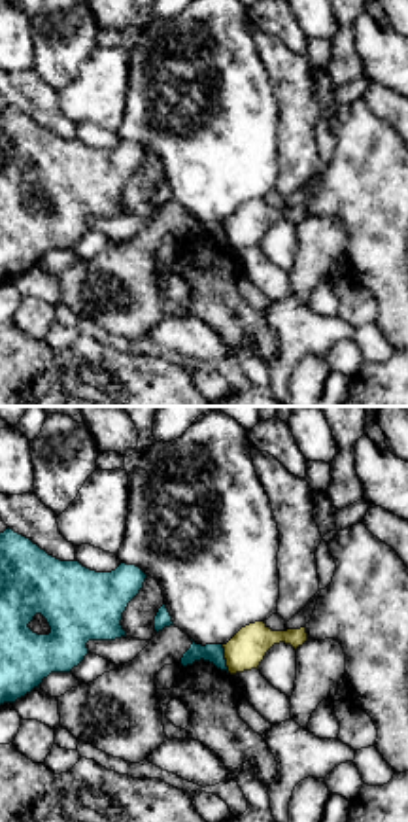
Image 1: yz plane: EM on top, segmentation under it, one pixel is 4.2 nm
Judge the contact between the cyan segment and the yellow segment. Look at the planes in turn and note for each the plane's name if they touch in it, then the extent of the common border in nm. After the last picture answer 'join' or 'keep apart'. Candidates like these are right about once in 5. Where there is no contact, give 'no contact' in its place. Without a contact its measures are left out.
yz | 120 nm

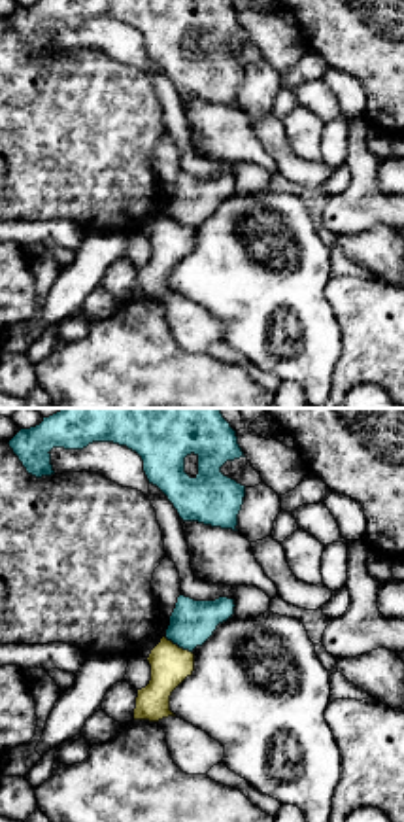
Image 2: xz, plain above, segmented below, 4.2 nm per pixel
xz | 140 nm

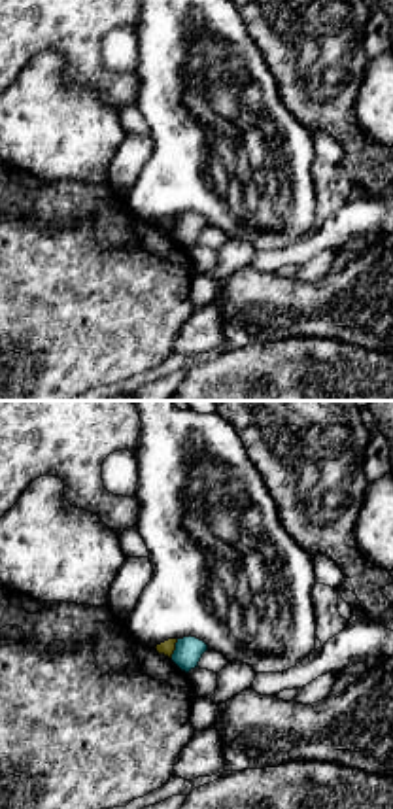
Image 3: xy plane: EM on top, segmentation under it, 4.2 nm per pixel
xy | 90 nm

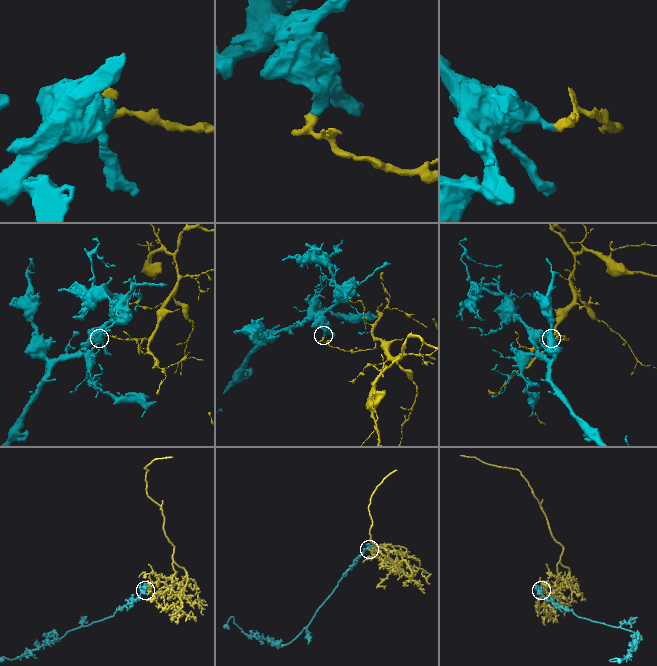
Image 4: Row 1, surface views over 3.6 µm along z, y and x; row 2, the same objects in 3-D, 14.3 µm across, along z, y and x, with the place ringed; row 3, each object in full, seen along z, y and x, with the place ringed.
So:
keep apart

